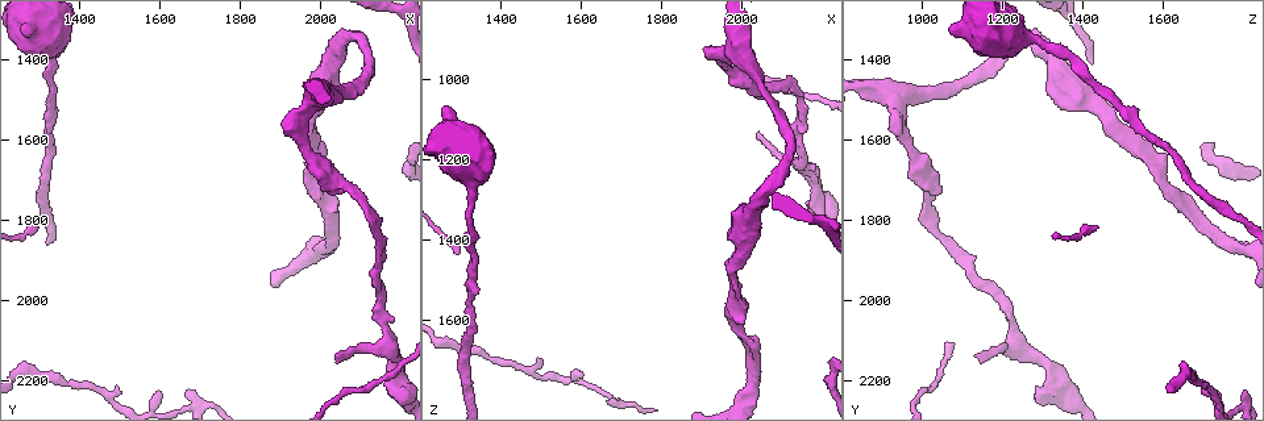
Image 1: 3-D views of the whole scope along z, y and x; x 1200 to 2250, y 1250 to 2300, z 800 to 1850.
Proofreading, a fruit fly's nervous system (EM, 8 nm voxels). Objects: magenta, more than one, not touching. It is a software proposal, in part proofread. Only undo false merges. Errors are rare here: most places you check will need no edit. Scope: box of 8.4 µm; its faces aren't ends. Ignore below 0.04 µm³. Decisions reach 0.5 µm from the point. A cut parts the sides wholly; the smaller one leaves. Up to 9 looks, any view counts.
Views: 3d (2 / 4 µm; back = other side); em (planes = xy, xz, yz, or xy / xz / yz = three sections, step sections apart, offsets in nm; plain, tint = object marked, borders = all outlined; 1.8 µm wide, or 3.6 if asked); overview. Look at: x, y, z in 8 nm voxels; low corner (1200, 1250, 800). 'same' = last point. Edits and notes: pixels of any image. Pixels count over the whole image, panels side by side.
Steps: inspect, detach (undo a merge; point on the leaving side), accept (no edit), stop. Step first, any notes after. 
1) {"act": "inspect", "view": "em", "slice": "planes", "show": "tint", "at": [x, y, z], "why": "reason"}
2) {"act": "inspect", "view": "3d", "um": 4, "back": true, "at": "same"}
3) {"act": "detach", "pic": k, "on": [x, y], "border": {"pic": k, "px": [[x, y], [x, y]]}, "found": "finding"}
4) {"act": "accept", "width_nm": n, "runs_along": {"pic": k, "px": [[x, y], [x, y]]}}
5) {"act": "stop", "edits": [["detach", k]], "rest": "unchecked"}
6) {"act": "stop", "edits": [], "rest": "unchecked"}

{"act": "inspect", "view": "3d", "um": 4, "at": [1330, 1355, 1265], "why": "sudden change in width"}

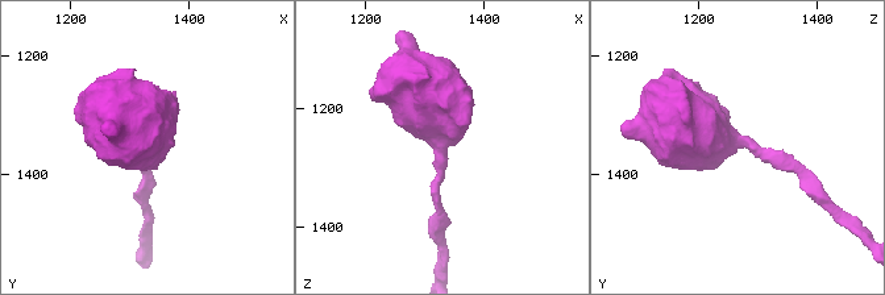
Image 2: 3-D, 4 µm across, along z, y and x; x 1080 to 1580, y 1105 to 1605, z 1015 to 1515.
{"act": "inspect", "view": "em", "um": 3.6, "slice": "xz", "step": 8, "show": "tint", "at": [1330, 1350, 1265], "why": "need the tissue"}

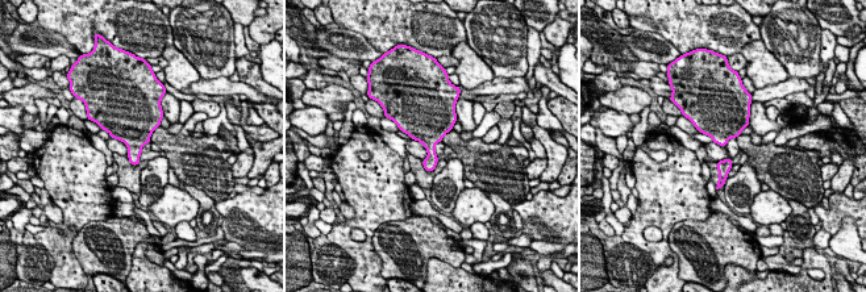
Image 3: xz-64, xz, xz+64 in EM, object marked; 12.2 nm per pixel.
{"act": "inspect", "view": "em", "um": 3.6, "slice": "yz", "step": 8, "show": "tint", "at": "same", "why": "cut it another way"}

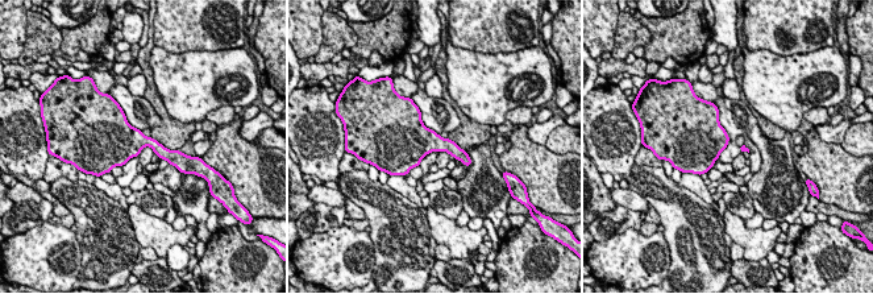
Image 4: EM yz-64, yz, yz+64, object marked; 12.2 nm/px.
{"act": "accept", "found": "all the same cell"}

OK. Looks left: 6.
{"act": "inspect", "view": "em", "um": 3.6, "slice": "xz", "step": 4, "show": "tint", "at": [2070, 1725, 1025], "why": "calibre changes"}

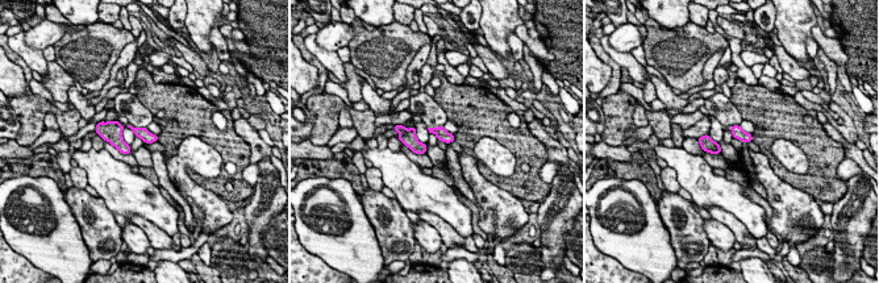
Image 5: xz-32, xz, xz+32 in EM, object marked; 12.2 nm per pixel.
{"act": "inspect", "view": "em", "um": 3.6, "slice": "planes", "show": "tint", "at": "same", "why": "cut it another way"}

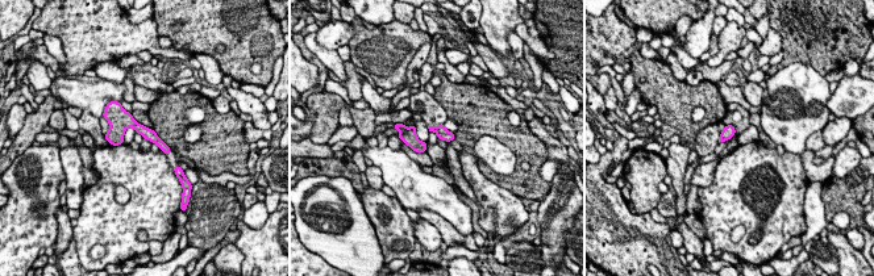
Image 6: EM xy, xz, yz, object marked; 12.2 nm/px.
{"act": "accept", "found": "continuous, no second cell"}

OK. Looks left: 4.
{"act": "inspect", "view": "3d", "um": 4, "back": true, "at": [1990, 1485, 935], "why": "arms part here"}

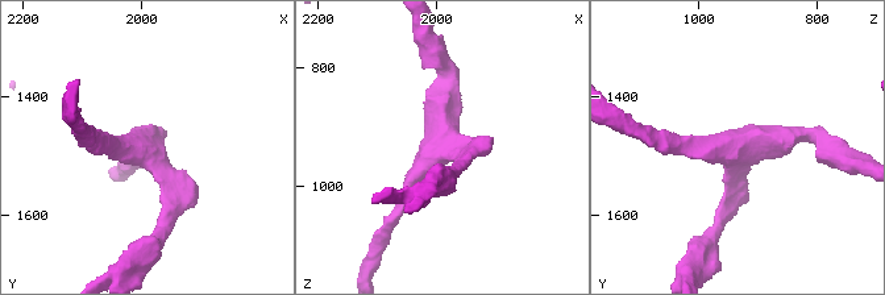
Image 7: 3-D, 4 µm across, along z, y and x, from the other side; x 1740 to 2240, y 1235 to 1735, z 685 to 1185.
{"act": "inspect", "view": "em", "slice": "planes", "show": "plain", "at": [1990, 1495, 940], "arms": 3, "why": "now the EM"}

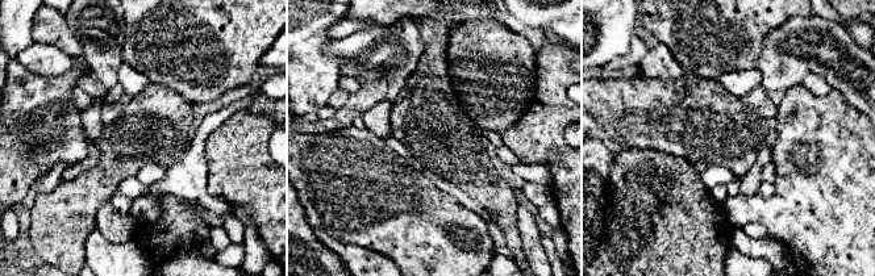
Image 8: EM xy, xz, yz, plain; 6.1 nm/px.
{"act": "inspect", "view": "em", "slice": "planes", "show": "tint", "at": "same", "why": "where the object lies"}

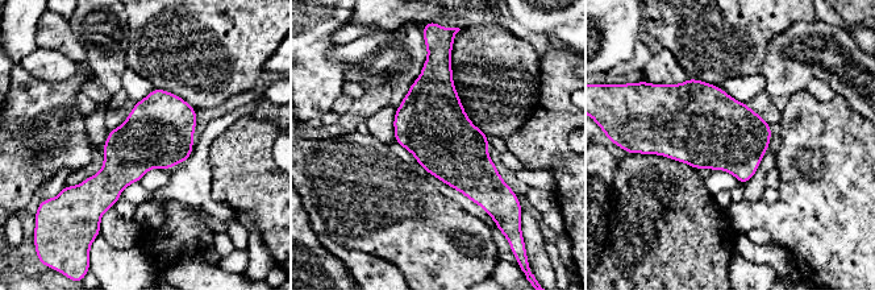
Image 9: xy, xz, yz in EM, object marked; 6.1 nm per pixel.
{"act": "accept", "found": "continuous, no second cell"}

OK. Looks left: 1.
{"act": "inspect", "view": "em", "slice": "yz", "step": 16, "show": "tint", "at": [1995, 1500, 1420], "why": "sudden change in width"}

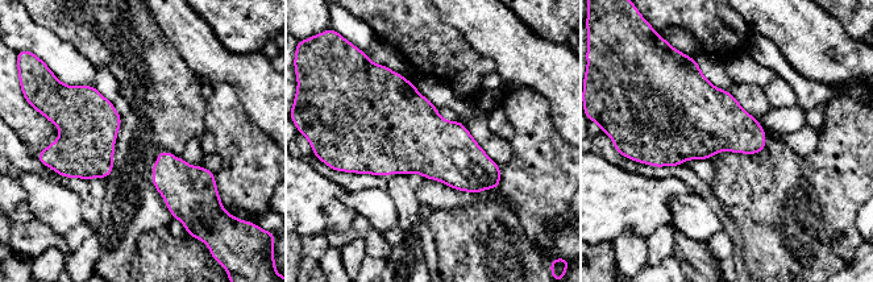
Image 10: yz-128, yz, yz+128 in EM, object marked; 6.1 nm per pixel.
{"act": "accept", "found": "one cell here"}

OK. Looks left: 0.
{"act": "stop", "edits": [], "rest": "unchecked"}

